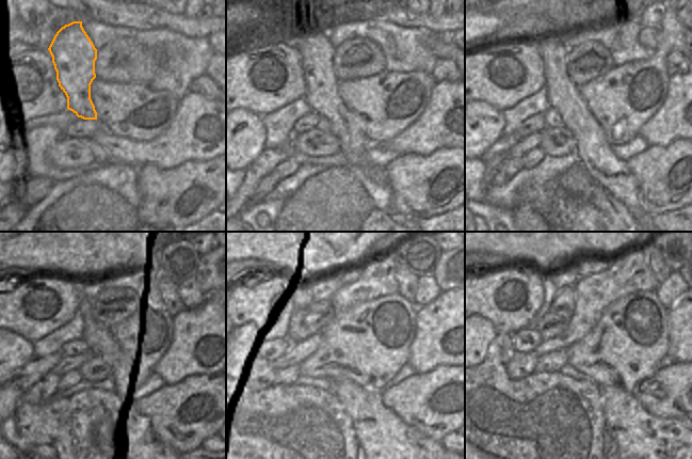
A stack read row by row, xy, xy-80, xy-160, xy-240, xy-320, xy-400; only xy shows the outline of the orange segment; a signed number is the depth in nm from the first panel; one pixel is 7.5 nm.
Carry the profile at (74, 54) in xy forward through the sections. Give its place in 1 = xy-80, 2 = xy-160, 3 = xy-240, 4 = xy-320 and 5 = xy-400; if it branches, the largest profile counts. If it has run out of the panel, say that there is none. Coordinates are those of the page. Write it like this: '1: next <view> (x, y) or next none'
1: next xy-80 (317, 51)
2: next xy-160 (592, 147)
3: next xy-240 (147, 434)
4: next xy-320 (392, 448)
5: next xy-400 (648, 448)

